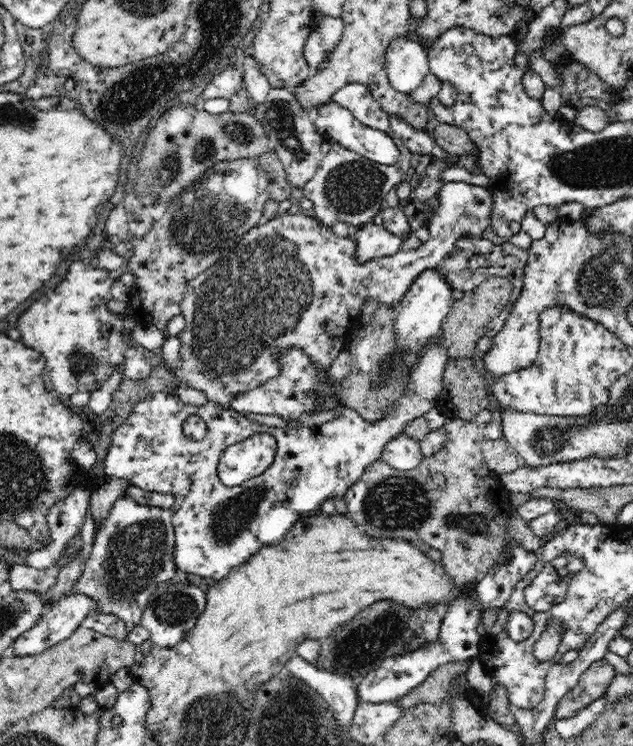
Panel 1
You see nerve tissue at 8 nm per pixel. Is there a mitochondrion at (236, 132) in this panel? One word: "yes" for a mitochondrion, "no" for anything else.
yes

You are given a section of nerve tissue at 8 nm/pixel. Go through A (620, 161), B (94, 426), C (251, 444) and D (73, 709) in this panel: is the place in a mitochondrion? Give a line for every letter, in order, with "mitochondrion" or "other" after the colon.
A: mitochondrion
B: other
C: other
D: other

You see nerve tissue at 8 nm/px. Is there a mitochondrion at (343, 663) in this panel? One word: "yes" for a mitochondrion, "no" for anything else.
yes

